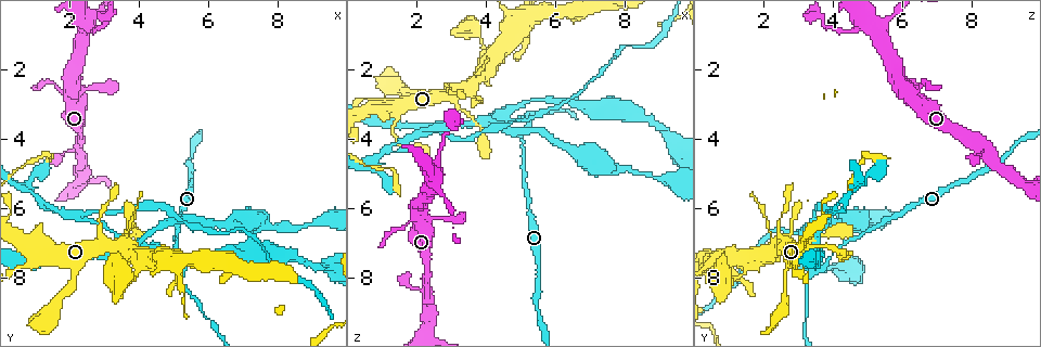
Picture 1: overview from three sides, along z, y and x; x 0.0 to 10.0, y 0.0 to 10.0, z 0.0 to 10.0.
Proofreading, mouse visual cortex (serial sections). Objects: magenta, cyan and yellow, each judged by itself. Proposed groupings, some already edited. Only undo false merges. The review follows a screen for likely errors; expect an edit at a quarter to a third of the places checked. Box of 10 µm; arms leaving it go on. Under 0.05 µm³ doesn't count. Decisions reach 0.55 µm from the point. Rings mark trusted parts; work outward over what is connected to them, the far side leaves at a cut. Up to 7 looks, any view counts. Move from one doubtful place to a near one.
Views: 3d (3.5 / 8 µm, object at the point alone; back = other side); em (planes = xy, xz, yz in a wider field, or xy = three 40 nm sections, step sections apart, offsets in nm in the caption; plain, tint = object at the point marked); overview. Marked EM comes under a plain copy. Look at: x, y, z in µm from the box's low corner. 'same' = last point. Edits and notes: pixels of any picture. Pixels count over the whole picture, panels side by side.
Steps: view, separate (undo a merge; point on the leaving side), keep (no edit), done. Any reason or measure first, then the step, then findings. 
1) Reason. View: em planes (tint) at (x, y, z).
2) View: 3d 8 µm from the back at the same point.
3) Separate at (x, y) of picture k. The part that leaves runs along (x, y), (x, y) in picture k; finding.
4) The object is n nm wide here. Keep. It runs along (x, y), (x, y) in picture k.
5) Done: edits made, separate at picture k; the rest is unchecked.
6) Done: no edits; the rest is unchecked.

Sharp bend. View: 3d 8 µm at (2.60, 2.50, 6.25).

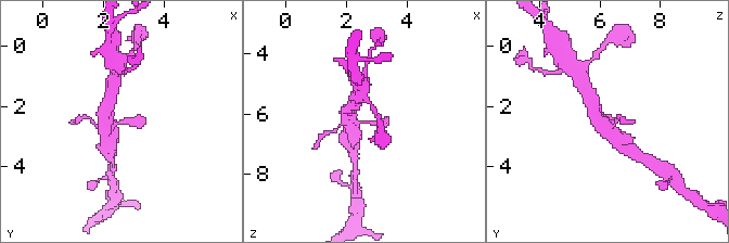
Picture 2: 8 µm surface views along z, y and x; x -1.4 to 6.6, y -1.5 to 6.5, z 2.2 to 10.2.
Closer look. View: 3d 3.5 µm at the same point.

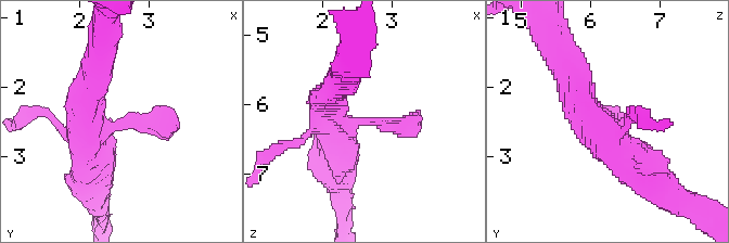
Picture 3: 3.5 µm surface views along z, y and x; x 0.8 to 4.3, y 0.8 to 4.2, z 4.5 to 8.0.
Keep. It runs along (342, 144), (329, 122), (412, 116) in picture 3; continuous, no second cell.

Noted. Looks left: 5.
Thick turns thin. View: 3d 3.5 µm at (1.10, 7.55, 2.90).

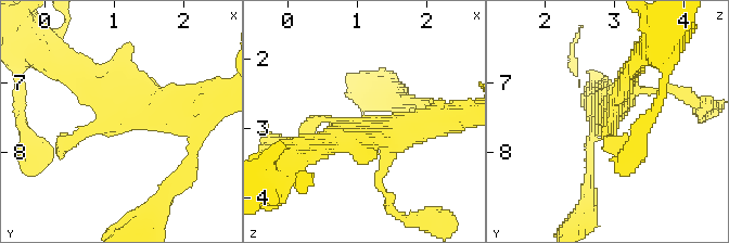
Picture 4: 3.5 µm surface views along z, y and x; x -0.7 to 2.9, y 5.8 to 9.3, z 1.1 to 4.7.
Shape alone is not enough. View: em xy step 1 (tint) at (1.00, 7.65, 2.95).

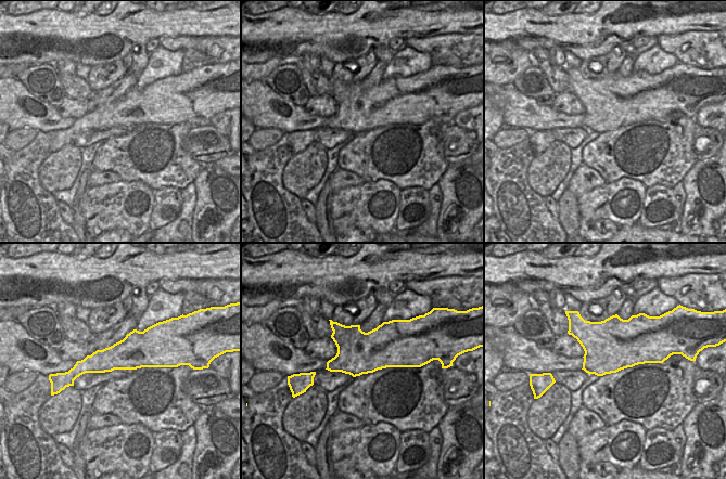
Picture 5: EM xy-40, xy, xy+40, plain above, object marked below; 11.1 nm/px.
The arms are 200, 400 nm wide. Keep. It runs along (180, 102), (87, 128), (60, 152) in picture 4; all the same cell.

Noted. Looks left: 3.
Abrupt turn. View: 3d 3.5 µm at (5.00, 7.45, 0.70).

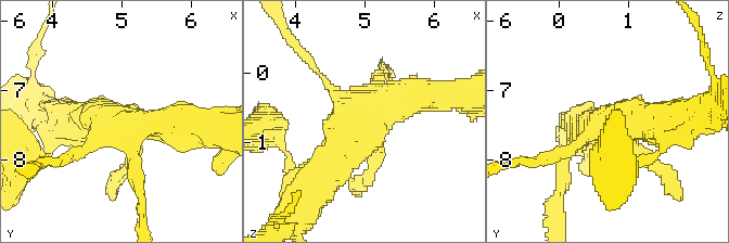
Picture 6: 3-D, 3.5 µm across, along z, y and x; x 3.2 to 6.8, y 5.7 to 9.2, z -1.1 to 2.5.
Now the EM. View: em xy step 3 (tint) at (5.00, 7.45, 0.80).

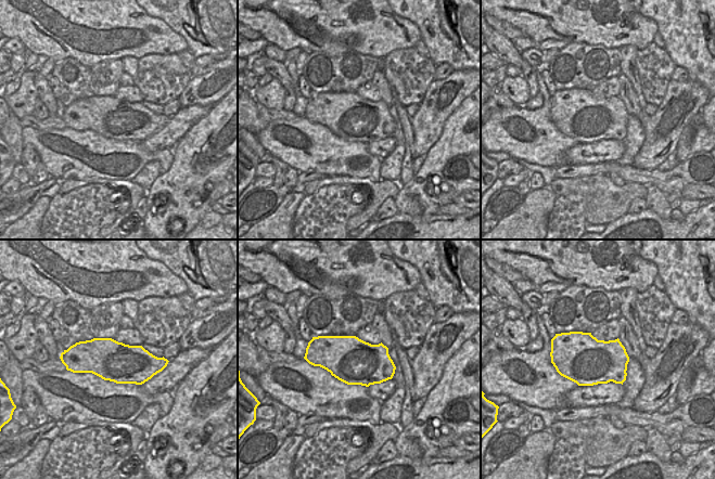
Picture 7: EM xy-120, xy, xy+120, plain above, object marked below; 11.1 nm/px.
Keep. It runs along (319, 182), (358, 129), (429, 96) in picture 6; all the same cell.

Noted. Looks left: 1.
Done: no edits; the rest is unchecked.

